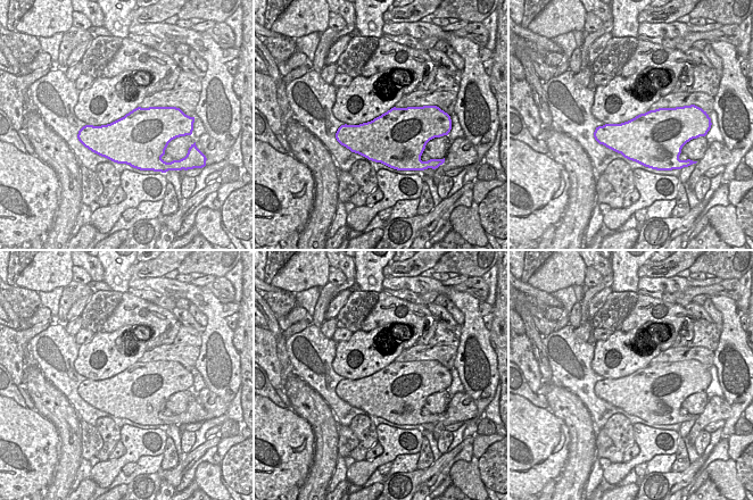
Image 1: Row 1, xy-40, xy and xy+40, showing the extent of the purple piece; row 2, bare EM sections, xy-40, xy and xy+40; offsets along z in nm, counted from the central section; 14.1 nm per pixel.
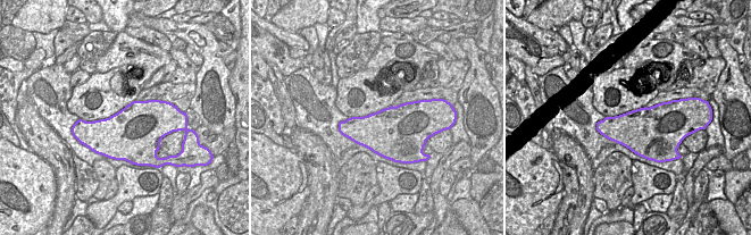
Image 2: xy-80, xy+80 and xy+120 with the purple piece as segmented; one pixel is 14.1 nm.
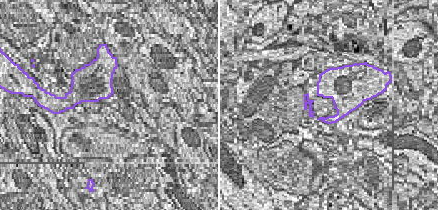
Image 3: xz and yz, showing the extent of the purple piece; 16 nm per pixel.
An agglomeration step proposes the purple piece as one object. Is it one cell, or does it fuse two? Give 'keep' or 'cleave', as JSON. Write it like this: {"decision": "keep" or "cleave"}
{"decision": "keep"}

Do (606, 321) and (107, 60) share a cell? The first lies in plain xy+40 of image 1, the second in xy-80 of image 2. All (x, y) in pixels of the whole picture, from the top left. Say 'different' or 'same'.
different

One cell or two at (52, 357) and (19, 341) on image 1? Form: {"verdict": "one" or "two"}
{"verdict": "two"}

